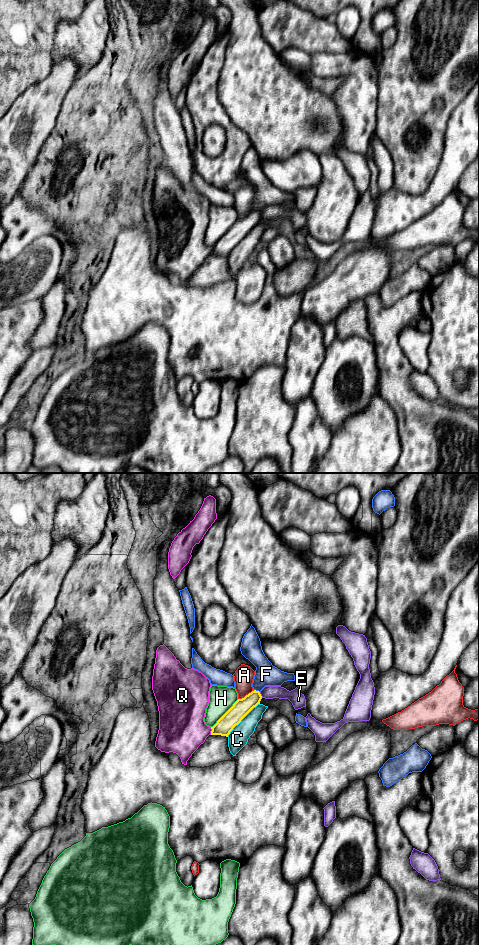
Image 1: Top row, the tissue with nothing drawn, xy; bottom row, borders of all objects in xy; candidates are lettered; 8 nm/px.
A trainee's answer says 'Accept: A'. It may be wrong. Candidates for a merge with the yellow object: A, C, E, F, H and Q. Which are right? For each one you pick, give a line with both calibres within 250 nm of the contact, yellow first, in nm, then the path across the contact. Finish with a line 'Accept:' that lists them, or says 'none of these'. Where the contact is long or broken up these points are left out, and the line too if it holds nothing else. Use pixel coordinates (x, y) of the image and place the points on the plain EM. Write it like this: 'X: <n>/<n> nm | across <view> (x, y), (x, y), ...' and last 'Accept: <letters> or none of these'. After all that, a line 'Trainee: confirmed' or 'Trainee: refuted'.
Accept: none of these
Trainee: refuted

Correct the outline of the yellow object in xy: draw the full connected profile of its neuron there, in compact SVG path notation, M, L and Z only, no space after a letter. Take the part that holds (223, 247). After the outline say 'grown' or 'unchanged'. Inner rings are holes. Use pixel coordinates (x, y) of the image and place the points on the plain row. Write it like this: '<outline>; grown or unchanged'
M252 211L242 219L238 219L233 226L211 247L211 255L226 256L233 248L258 224L262 216L259 211Z; unchanged

